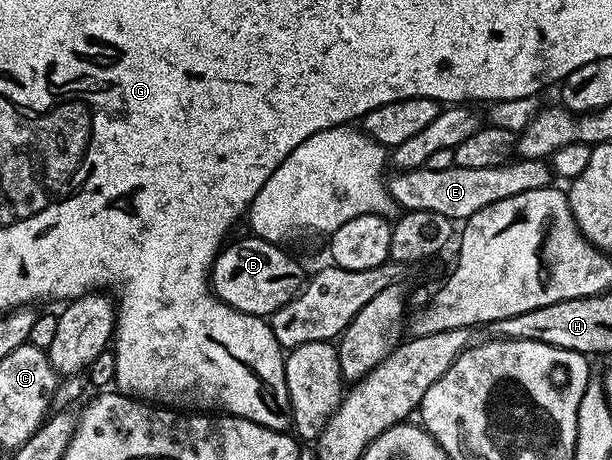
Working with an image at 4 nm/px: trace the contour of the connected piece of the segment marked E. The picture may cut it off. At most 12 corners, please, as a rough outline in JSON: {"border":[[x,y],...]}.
{"border":[[547,159],[418,167],[386,184],[396,208],[466,221],[553,183]]}

